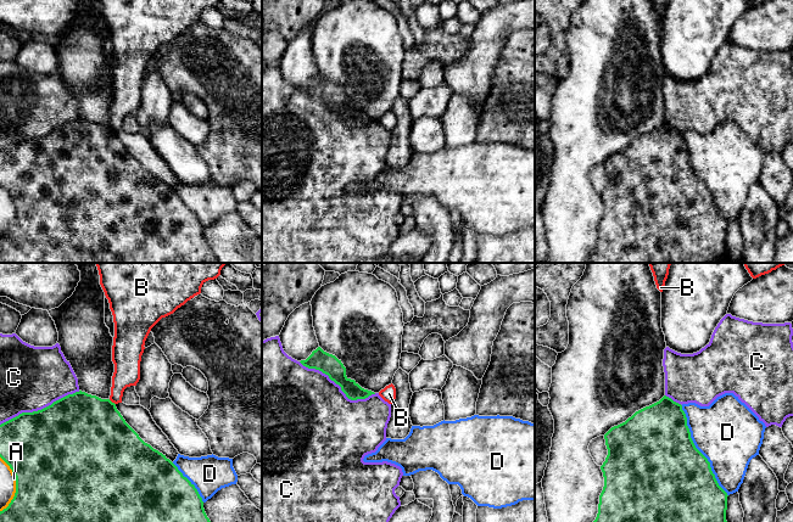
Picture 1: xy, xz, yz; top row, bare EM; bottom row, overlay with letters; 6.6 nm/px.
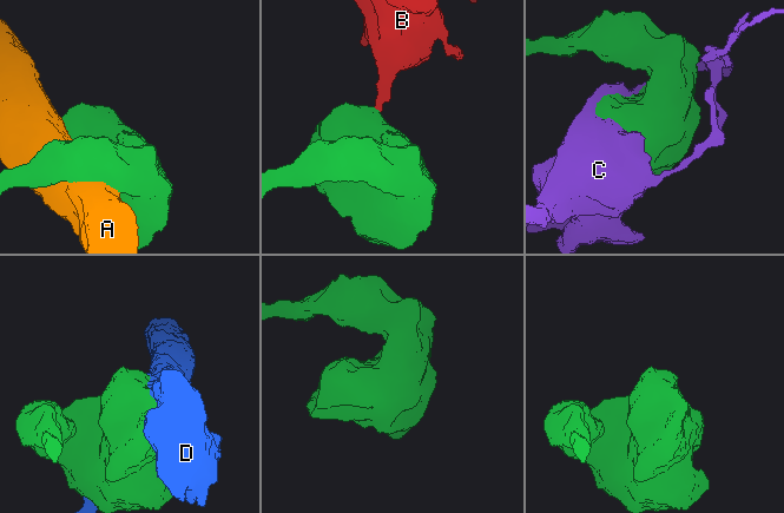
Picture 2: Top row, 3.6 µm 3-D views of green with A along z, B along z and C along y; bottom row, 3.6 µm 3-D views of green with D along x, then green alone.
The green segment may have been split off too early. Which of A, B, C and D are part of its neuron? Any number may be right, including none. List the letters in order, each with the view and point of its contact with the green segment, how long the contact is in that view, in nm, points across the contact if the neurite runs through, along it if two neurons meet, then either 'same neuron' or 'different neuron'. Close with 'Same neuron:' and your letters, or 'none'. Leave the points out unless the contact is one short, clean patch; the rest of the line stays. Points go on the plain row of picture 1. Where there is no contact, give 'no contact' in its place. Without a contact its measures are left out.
A: contact xy (16, 212); length 360 nm; different neuron
B: contact xy (111, 129); length 60 nm; border xy (109, 127), (115, 132); different neuron
C: contact xz (339, 112); length 550 nm; different neuron
D: contact yz (698, 178); length 650 nm; different neuron
Same neuron: none

